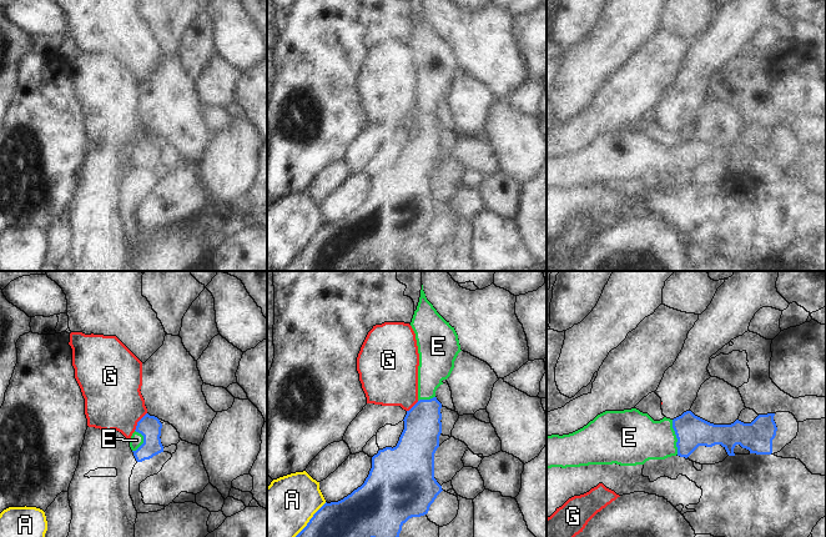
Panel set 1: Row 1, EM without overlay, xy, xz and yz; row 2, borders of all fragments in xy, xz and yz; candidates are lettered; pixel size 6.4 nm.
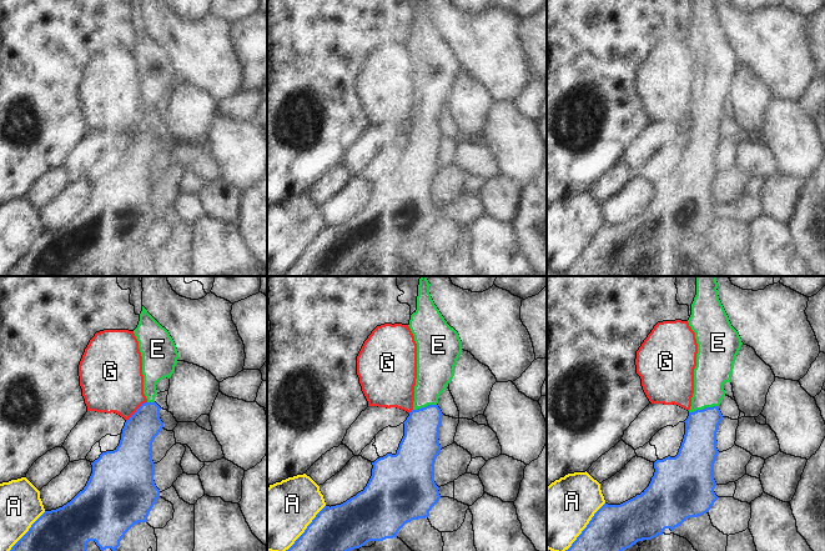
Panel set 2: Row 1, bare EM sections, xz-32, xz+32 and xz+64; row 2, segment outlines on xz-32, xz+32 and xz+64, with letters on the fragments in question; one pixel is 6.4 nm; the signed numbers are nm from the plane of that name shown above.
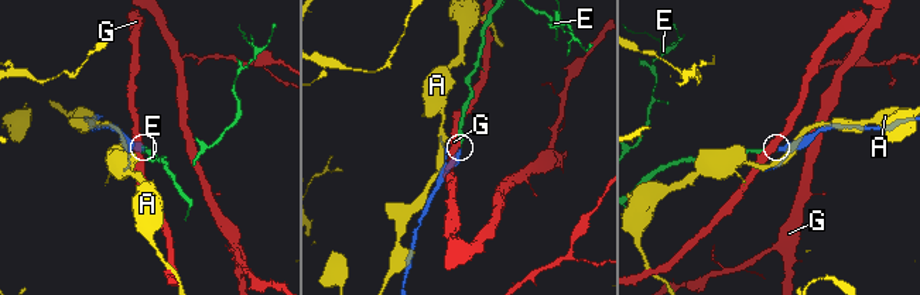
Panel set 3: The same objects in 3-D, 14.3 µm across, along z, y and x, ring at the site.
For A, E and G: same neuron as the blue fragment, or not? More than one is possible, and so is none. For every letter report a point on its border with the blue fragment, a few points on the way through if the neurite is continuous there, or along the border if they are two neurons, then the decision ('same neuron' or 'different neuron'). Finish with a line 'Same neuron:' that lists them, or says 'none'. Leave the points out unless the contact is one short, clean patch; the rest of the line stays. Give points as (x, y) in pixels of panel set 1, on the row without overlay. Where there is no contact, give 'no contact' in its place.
A: contact xz (305, 247); different neuron
E: contact yz (676, 157); way yz (691, 151), (676, 157), (638, 159); same neuron
G: contact xy (139, 141); border xy (146, 133), (134, 150); different neuron
Same neuron: E

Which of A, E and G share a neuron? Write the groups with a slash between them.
A / E / G

